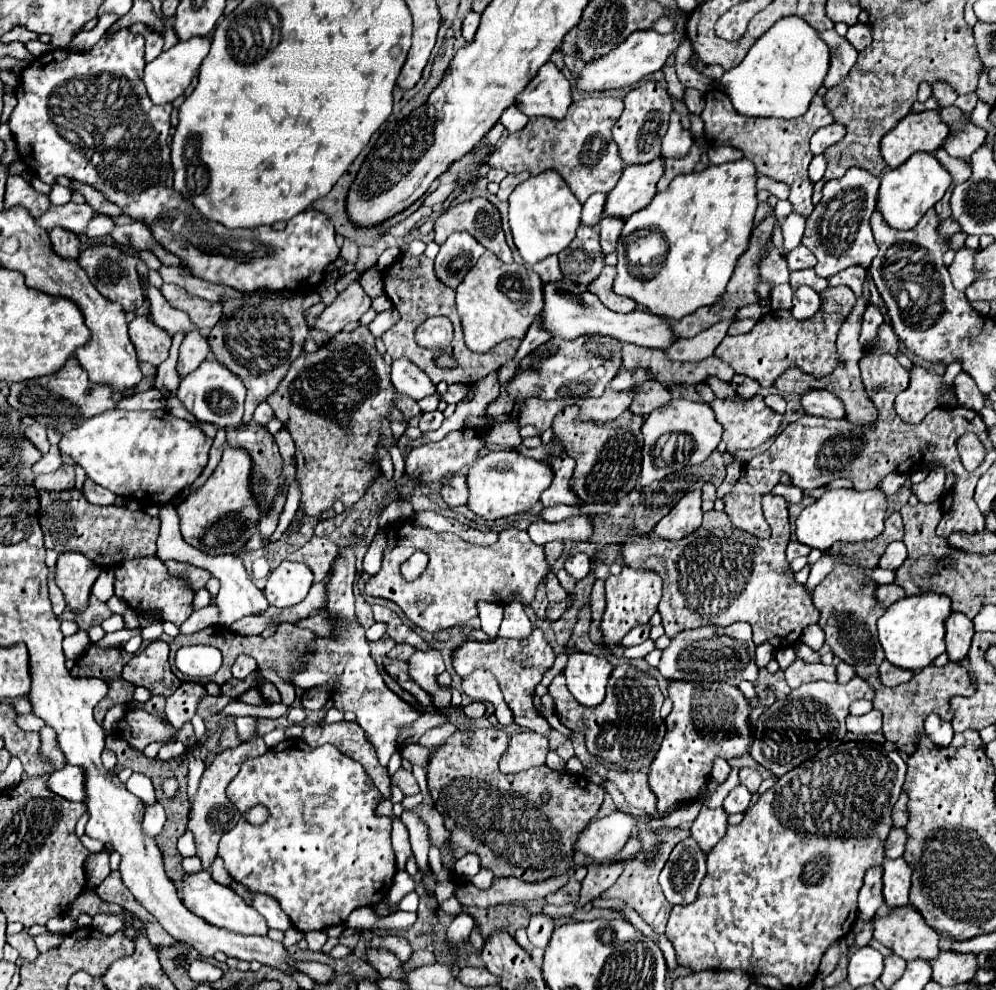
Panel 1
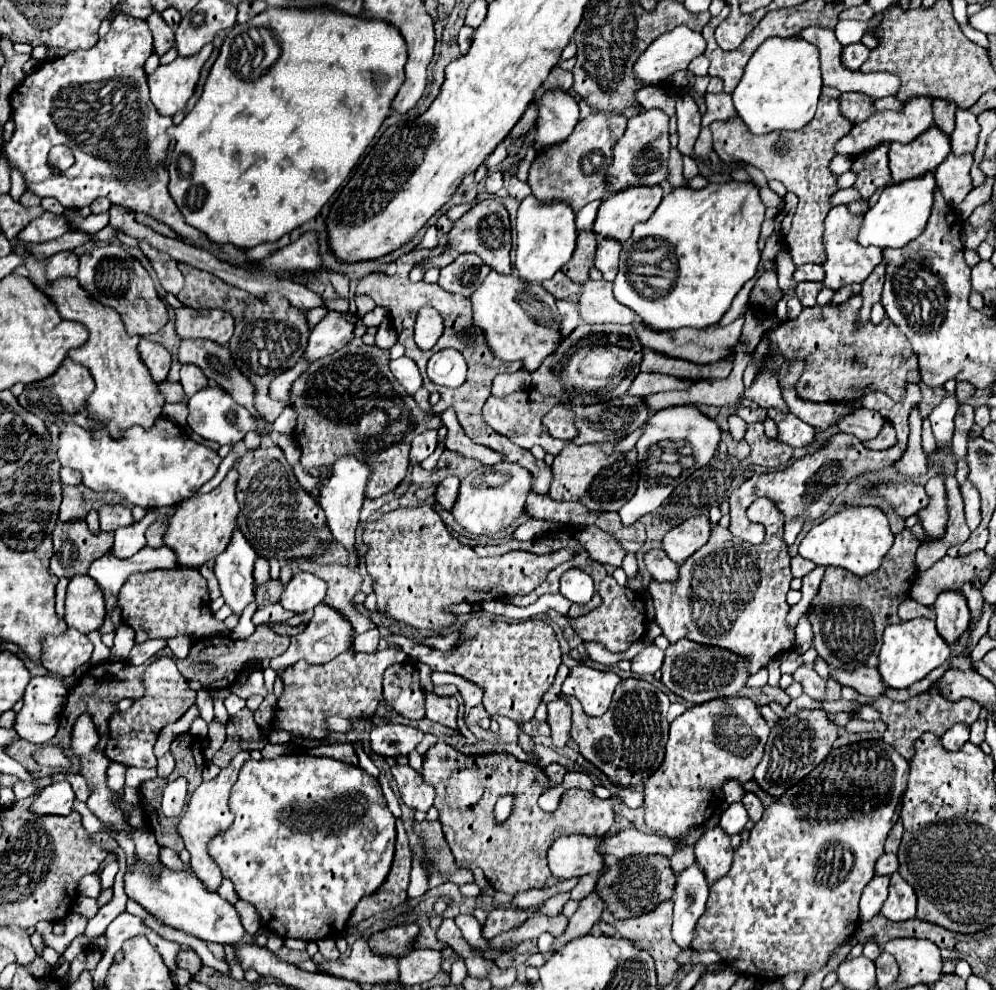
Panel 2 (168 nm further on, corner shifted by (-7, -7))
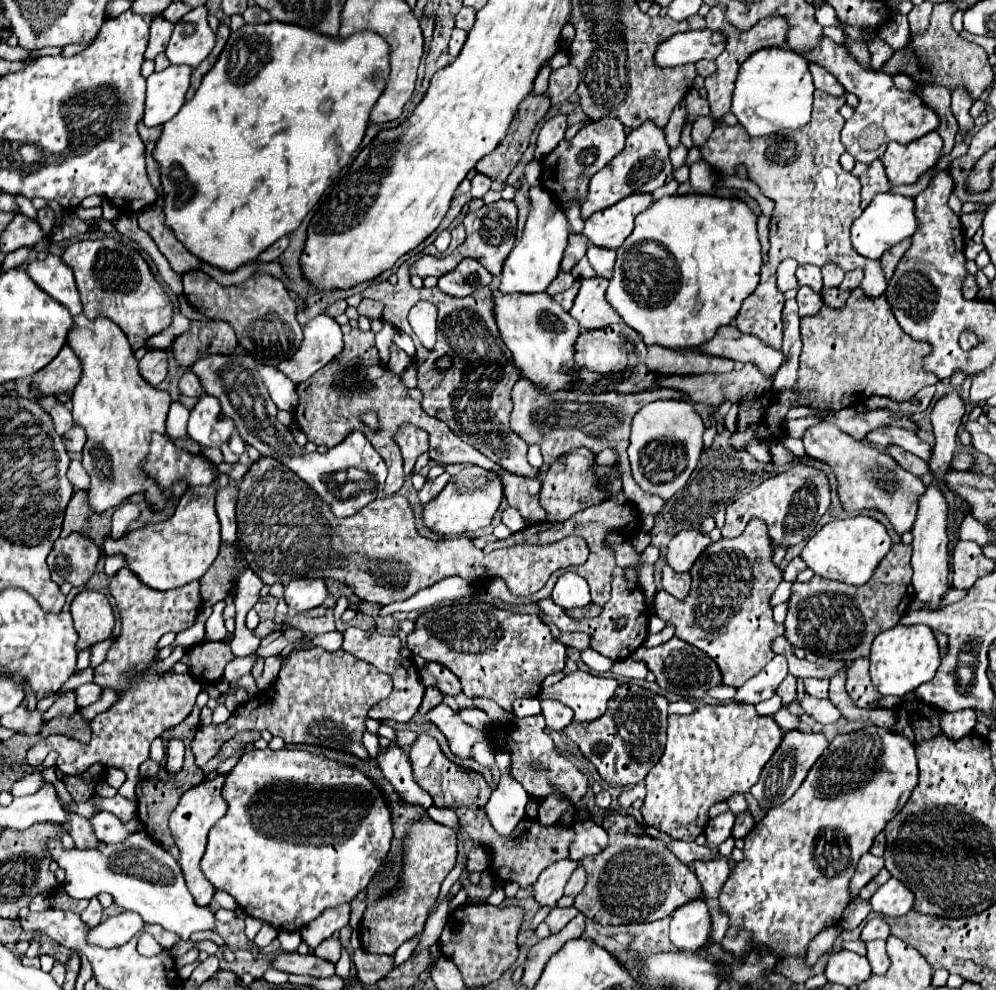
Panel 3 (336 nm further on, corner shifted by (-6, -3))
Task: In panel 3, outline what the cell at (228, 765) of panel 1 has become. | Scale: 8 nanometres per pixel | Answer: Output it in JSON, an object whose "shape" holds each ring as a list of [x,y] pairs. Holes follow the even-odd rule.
{"shape":[[[218,774],[212,780],[206,780],[194,788],[190,788],[188,792],[184,792],[184,796],[180,798],[180,804],[176,806],[176,810],[170,814],[170,830],[174,836],[176,846],[180,848],[180,866],[186,878],[186,886],[192,892],[196,904],[210,904],[216,888],[206,880],[206,876],[200,870],[200,860],[206,848],[206,836],[210,832],[210,828],[228,812],[228,804],[222,798],[222,786],[224,786],[226,774]]]}

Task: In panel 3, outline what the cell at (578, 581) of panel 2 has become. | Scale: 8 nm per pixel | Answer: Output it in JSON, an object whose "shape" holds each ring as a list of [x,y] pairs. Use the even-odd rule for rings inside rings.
{"shape":[[[566,572],[558,578],[552,600],[562,608],[582,608],[590,604],[590,590],[586,580],[574,572]]]}

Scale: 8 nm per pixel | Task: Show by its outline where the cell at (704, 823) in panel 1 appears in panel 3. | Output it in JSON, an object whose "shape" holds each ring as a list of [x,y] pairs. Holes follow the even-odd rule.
{"shape":[[[716,854],[716,858],[712,858],[710,862],[702,862],[696,860],[694,862],[694,872],[702,884],[702,892],[708,900],[716,900],[722,884],[726,882],[728,874],[730,874],[730,866],[728,866],[728,858],[722,854]]]}

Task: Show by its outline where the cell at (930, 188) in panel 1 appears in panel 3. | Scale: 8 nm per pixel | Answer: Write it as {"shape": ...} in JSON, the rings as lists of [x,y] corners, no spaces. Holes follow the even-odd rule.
{"shape":[[[894,192],[876,194],[872,204],[868,204],[868,208],[862,212],[862,216],[856,218],[852,224],[850,238],[852,238],[854,250],[866,258],[878,260],[888,248],[914,236],[914,232],[918,230],[918,218],[916,218],[914,208],[916,208],[914,198],[910,198],[910,196],[902,196],[902,194],[894,194]]]}

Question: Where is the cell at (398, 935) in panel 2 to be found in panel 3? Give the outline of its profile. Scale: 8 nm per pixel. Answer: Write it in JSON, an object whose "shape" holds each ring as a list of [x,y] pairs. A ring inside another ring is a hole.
{"shape":[[[430,818],[418,820],[404,842],[404,874],[400,880],[400,888],[394,890],[388,898],[366,908],[362,924],[360,924],[360,940],[362,948],[370,954],[394,954],[400,944],[408,938],[420,934],[424,930],[424,922],[428,918],[430,906],[436,902],[442,880],[456,864],[456,834],[452,828],[436,824]]]}

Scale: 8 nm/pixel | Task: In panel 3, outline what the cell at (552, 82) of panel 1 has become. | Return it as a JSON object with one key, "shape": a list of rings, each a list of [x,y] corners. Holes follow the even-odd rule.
{"shape":[[[558,114],[558,116],[552,116],[550,120],[544,122],[544,126],[538,134],[538,142],[536,142],[536,154],[534,154],[536,160],[542,160],[542,156],[552,152],[556,148],[556,144],[564,138],[564,132],[568,128],[566,120],[568,118],[564,114]]]}

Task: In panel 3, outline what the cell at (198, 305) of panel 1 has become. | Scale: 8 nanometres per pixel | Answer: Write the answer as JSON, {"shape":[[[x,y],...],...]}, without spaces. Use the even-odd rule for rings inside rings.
{"shape":[[[192,320],[190,328],[172,344],[180,366],[190,368],[194,360],[206,354],[232,354],[236,348],[234,328],[222,320]]]}

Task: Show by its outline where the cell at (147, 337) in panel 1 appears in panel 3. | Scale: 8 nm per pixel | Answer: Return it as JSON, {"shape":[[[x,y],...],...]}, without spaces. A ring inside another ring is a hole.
{"shape":[[[148,350],[140,360],[140,374],[152,384],[158,386],[168,372],[168,354],[166,350]]]}

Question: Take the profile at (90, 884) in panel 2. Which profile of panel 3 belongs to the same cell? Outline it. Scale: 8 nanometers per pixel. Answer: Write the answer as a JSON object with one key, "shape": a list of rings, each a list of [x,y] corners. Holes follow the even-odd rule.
{"shape":[[[144,830],[118,844],[100,844],[96,850],[62,850],[60,840],[48,840],[48,850],[52,860],[66,870],[64,888],[72,898],[90,900],[100,892],[108,892],[120,908],[138,912],[146,924],[160,924],[164,930],[170,930],[180,938],[190,938],[194,932],[214,930],[216,916],[212,908],[194,904],[178,860],[174,860],[172,854]]]}

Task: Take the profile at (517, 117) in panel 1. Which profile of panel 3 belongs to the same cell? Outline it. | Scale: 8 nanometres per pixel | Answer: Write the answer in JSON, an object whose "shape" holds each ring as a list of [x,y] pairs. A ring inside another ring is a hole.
{"shape":[[[528,162],[528,164],[526,164],[526,168],[524,168],[524,178],[526,178],[526,182],[528,182],[530,186],[540,184],[540,170],[542,170],[540,162]]]}

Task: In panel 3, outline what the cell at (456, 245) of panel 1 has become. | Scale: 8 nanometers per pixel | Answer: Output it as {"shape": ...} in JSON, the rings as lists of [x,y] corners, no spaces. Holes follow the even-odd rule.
{"shape":[[[468,258],[454,268],[454,272],[446,272],[446,276],[438,278],[438,288],[450,296],[468,296],[478,286],[488,286],[492,282],[490,272],[478,264],[478,260]]]}

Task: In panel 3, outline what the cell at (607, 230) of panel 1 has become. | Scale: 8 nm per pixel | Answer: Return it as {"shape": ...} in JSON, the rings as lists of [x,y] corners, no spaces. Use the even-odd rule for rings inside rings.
{"shape":[[[590,246],[586,258],[590,260],[590,266],[594,268],[596,276],[602,276],[602,278],[612,276],[616,252],[610,252],[610,248],[594,248],[594,246]]]}

